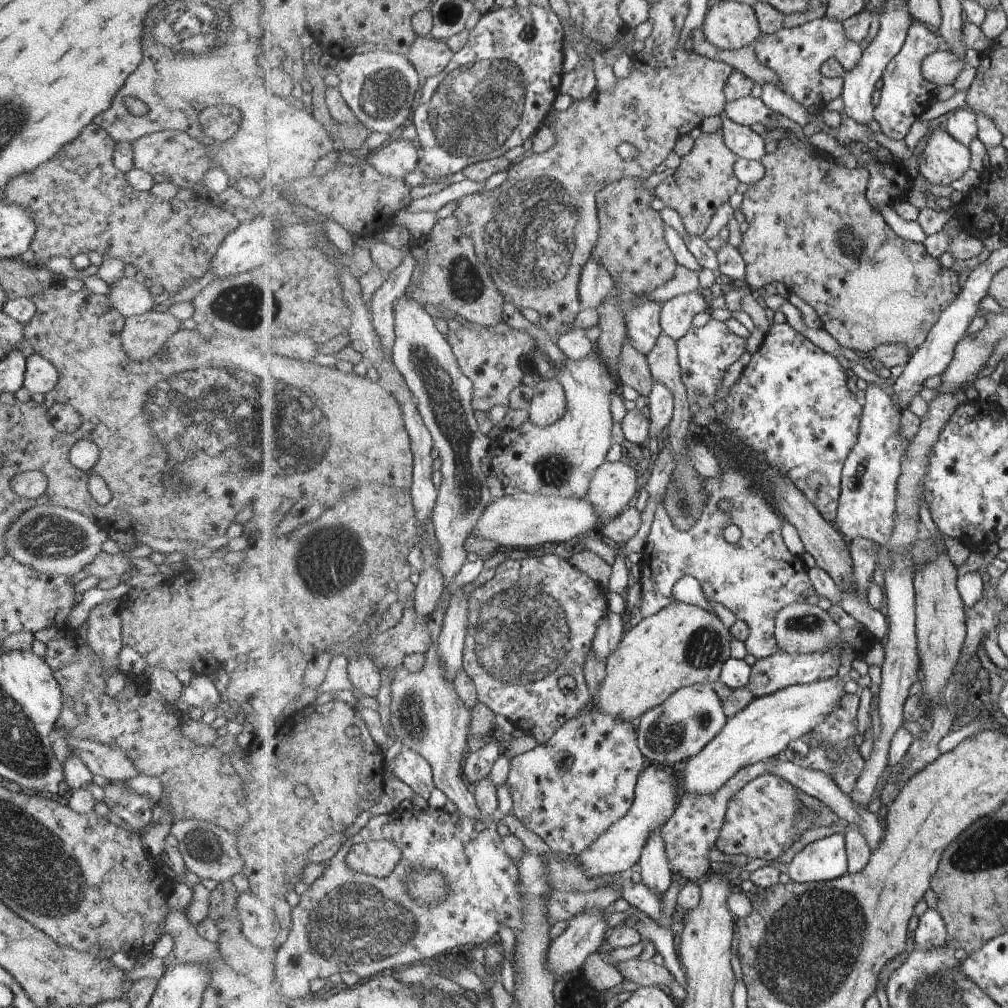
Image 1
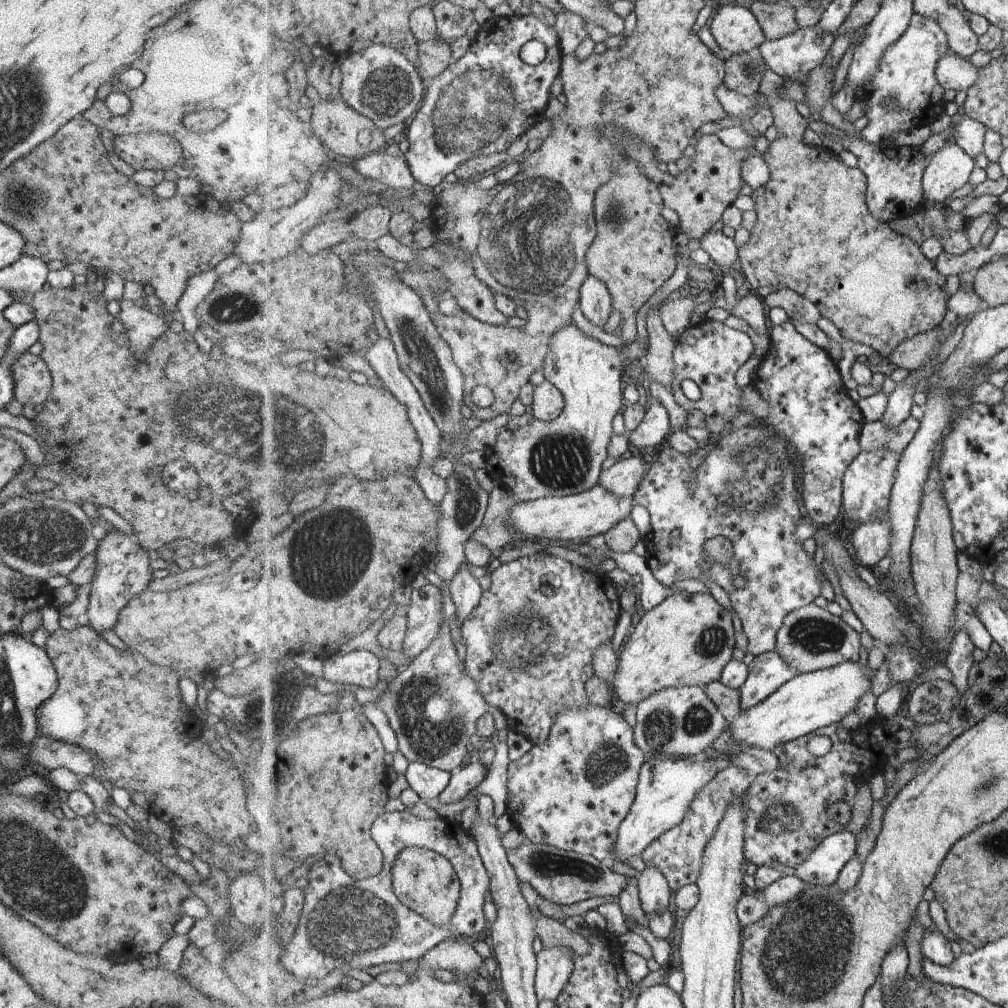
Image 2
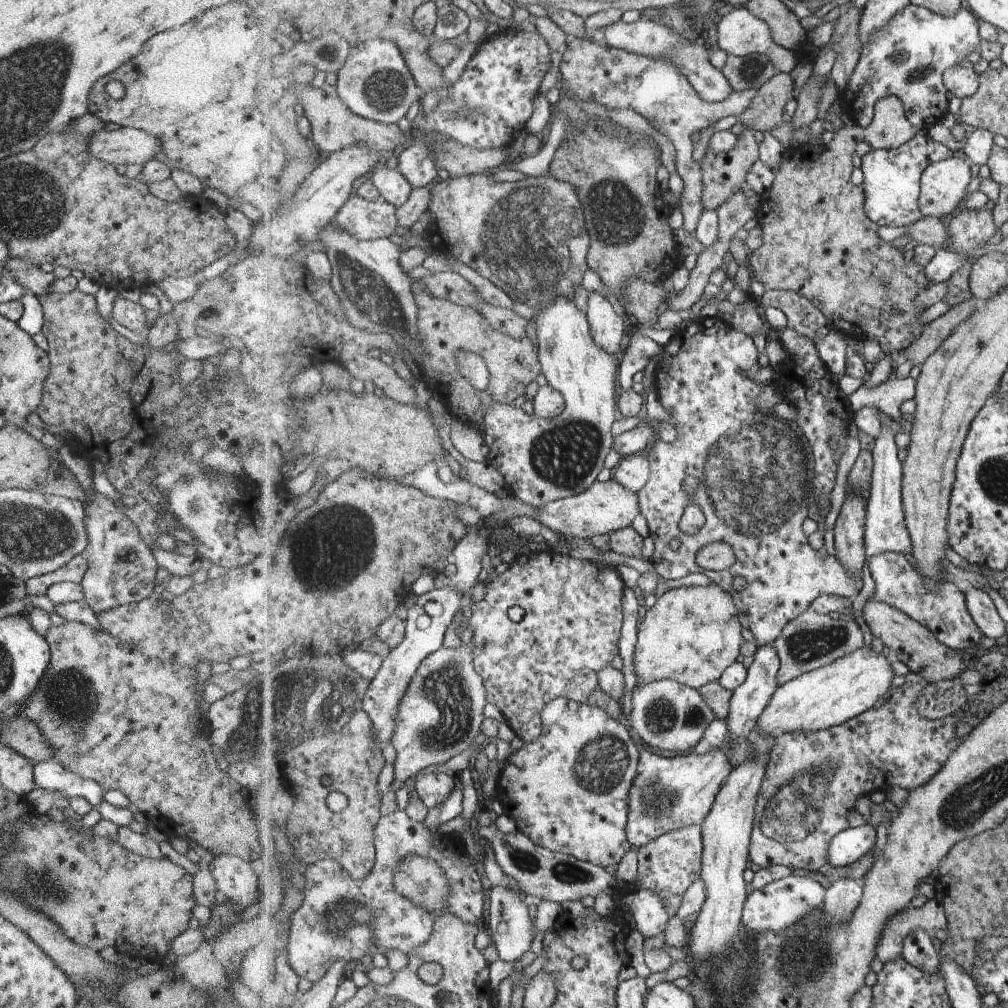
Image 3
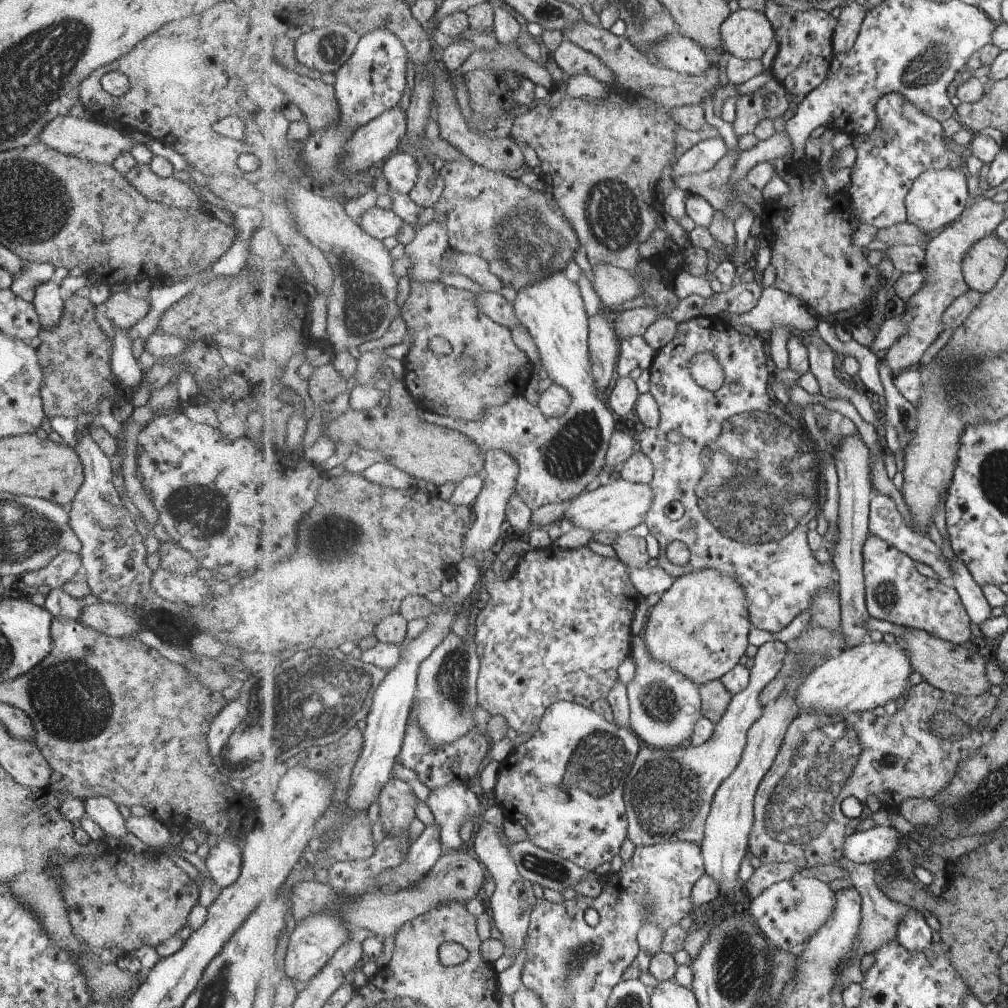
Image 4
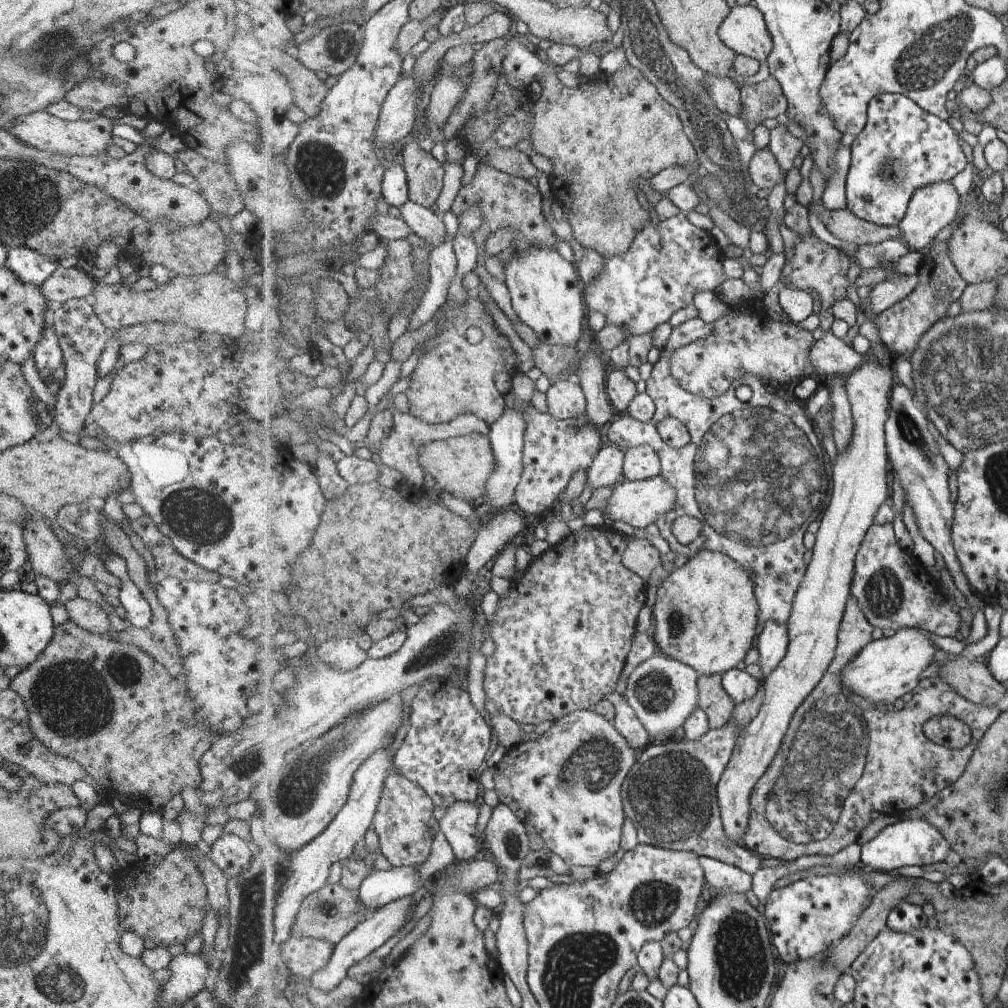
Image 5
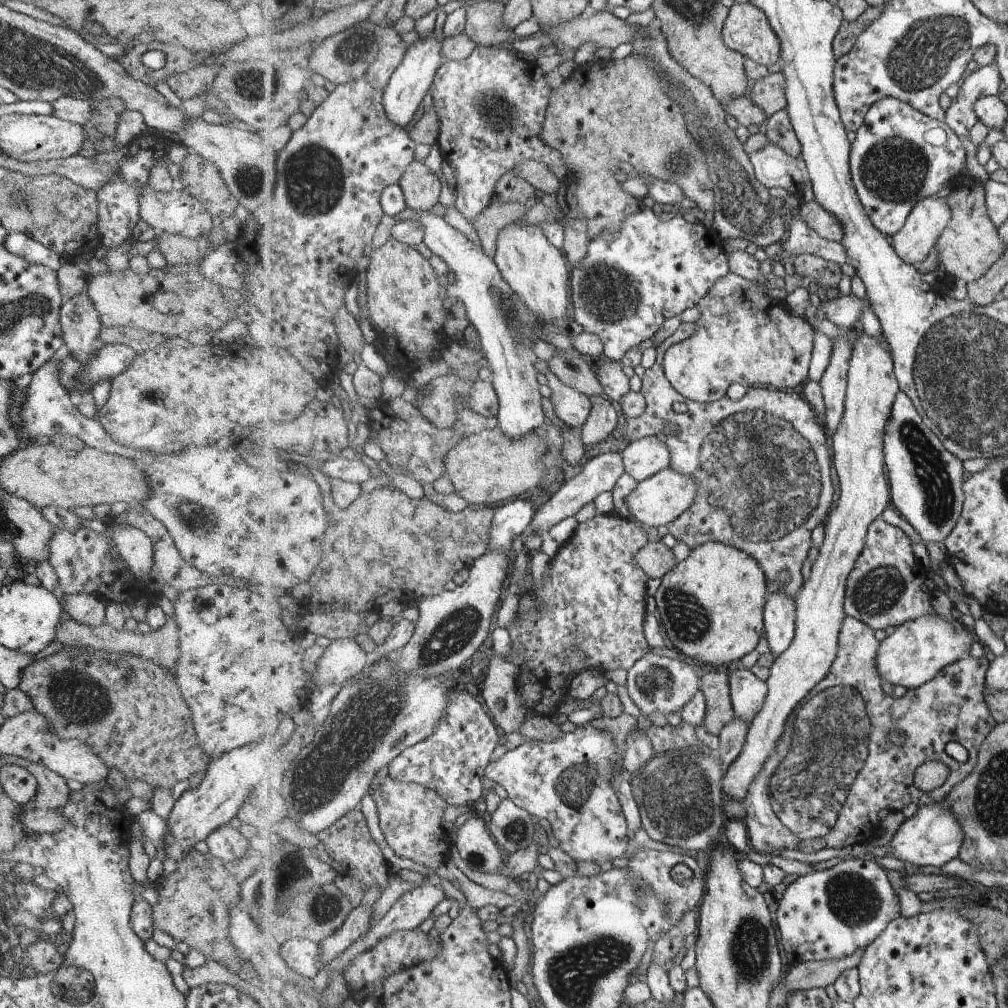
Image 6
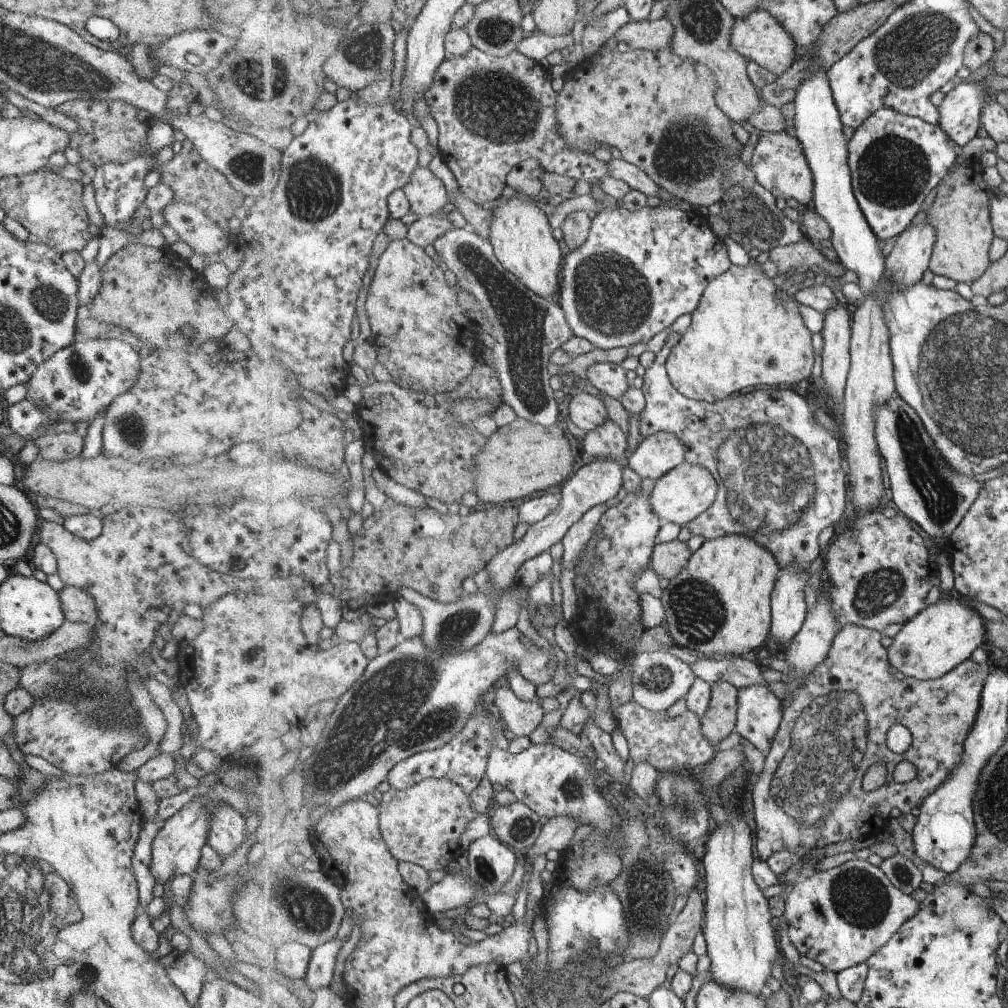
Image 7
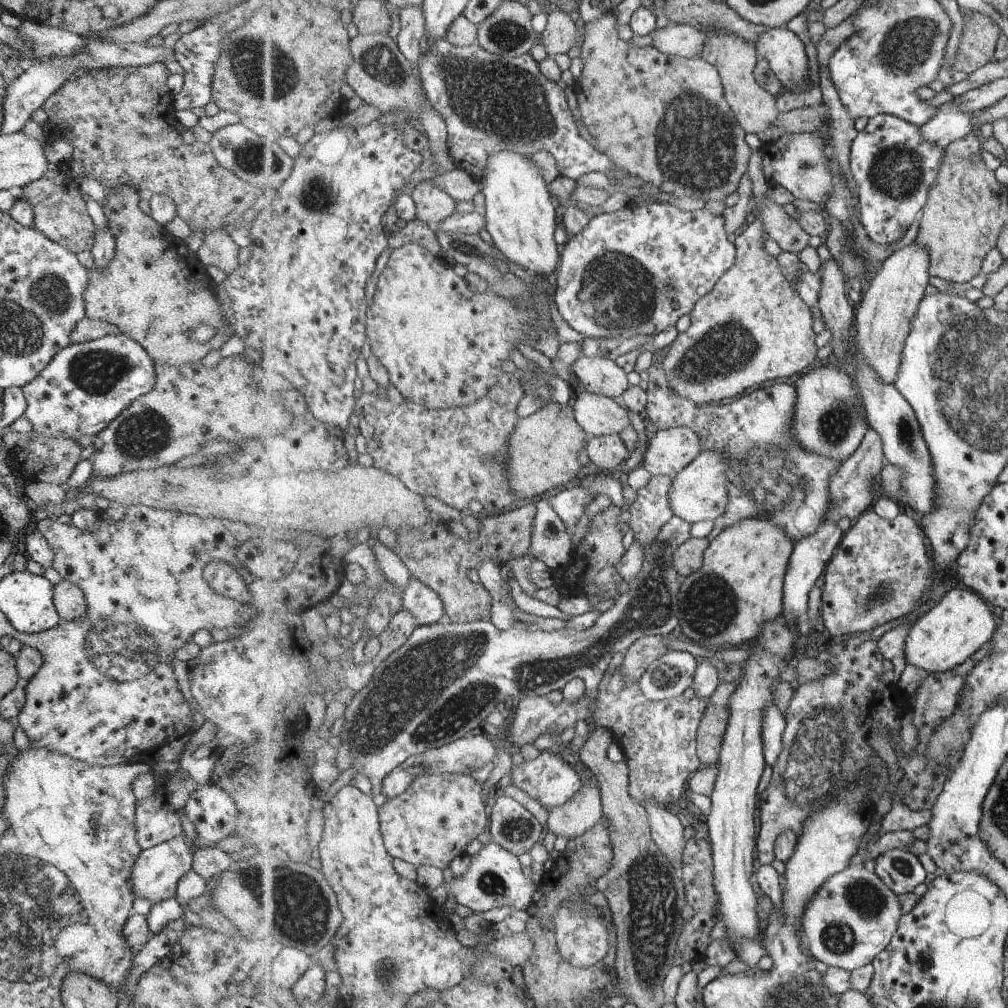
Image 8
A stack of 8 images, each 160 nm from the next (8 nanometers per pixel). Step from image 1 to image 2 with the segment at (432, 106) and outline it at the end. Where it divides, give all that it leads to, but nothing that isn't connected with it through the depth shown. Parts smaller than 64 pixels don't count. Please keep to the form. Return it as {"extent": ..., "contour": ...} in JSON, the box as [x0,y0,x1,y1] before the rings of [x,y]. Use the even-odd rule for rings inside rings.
{"extent":[404,15,562,190],"contour":[[[533,15],[524,17],[493,18],[481,26],[481,29],[471,41],[467,54],[458,61],[449,64],[445,72],[427,80],[423,97],[423,108],[419,108],[411,125],[404,144],[405,159],[411,172],[417,180],[418,186],[439,190],[444,186],[445,176],[454,172],[457,167],[474,157],[494,155],[500,153],[515,140],[519,140],[529,128],[543,122],[543,112],[547,110],[551,95],[551,86],[561,76],[562,46],[556,27],[543,24]],[[529,40],[543,40],[547,46],[547,58],[537,66],[531,66],[521,60],[521,48]]]}

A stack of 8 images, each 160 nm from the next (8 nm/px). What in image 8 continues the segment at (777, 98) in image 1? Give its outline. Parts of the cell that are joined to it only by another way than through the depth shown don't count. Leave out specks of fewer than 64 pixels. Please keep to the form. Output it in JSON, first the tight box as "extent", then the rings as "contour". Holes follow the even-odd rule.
{"extent":[851,114,947,245],"contour":[[[879,114],[868,120],[867,125],[855,138],[851,150],[852,178],[857,182],[859,192],[859,220],[869,237],[878,244],[889,245],[902,240],[917,220],[917,214],[924,211],[928,200],[933,197],[931,188],[935,186],[942,170],[947,150],[939,144],[931,144],[923,138],[922,128],[907,122],[899,116]]]}

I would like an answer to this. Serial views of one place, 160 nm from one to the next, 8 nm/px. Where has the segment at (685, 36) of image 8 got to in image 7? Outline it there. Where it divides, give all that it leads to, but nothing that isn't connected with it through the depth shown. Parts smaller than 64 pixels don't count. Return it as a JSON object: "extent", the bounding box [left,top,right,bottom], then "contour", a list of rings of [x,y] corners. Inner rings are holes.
{"extent":[616,17,676,51],"contour":[[[669,17],[645,22],[628,22],[617,34],[616,41],[623,41],[631,50],[649,48],[651,51],[671,49],[676,26]]]}

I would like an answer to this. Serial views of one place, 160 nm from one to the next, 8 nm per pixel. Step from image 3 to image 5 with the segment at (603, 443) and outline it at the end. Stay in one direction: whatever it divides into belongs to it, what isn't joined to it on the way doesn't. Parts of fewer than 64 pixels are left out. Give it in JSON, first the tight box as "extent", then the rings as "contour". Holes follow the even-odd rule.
{"extent":[504,245,601,514],"contour":[[[536,245],[530,251],[517,255],[509,264],[504,262],[505,284],[511,296],[514,312],[522,322],[537,334],[539,340],[550,345],[575,345],[583,332],[583,320],[587,316],[584,286],[578,267],[565,260],[553,246]],[[511,392],[505,395],[507,407],[519,407],[528,416],[524,440],[524,473],[516,488],[515,503],[523,514],[541,514],[547,508],[556,509],[571,476],[590,464],[601,450],[601,434],[587,414],[566,421],[556,419],[551,413],[541,413],[531,404],[517,403]]]}

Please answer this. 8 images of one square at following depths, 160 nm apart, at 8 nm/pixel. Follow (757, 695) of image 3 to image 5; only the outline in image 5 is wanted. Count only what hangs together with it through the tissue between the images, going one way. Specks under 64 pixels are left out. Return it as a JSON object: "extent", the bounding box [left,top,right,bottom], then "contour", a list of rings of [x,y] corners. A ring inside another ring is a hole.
{"extent":[623,621,790,875],"contour":[[[771,621],[762,628],[758,637],[761,666],[761,682],[769,676],[775,667],[785,658],[790,646],[790,629],[787,623]],[[727,724],[696,741],[658,741],[649,744],[637,759],[623,785],[627,816],[638,828],[641,843],[687,850],[738,866],[754,875],[763,868],[763,857],[749,852],[726,834],[719,802],[719,783],[731,762],[738,729]]]}

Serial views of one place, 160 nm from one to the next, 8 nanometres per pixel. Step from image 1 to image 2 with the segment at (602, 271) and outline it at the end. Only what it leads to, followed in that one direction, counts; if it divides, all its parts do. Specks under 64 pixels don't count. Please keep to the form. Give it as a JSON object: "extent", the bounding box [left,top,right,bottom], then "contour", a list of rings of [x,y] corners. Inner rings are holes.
{"extent":[580,275,613,330],"contour":[[[590,275],[580,291],[580,310],[585,318],[602,330],[607,326],[613,308],[612,296],[607,285]]]}

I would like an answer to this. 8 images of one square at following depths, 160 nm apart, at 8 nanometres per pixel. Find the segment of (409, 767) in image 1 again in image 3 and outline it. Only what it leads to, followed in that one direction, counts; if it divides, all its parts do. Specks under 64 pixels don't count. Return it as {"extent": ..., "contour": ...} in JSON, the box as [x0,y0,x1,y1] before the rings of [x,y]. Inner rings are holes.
{"extent":[415,773,456,808],"contour":[[[429,773],[415,778],[415,791],[427,808],[445,804],[449,795],[456,789],[456,777],[441,773]]]}

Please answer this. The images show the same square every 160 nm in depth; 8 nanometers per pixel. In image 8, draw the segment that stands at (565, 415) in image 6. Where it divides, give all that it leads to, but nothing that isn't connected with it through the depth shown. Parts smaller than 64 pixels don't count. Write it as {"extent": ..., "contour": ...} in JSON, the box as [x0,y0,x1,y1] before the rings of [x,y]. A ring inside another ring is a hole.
{"extent":[575,390,631,437],"contour":[[[578,390],[575,395],[575,420],[590,437],[619,434],[631,427],[629,410],[617,400]]]}

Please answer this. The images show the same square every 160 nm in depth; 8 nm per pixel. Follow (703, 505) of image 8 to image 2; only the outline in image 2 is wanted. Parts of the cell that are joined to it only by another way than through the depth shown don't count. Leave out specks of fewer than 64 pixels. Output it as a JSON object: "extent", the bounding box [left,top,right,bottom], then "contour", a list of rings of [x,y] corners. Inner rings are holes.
{"extent":[512,485,635,541],"contour":[[[601,485],[591,490],[566,497],[541,497],[534,501],[519,501],[512,508],[512,522],[518,536],[530,541],[536,538],[553,540],[587,540],[597,534],[605,535],[616,524],[628,519],[635,508],[634,497],[620,497],[609,492]]]}

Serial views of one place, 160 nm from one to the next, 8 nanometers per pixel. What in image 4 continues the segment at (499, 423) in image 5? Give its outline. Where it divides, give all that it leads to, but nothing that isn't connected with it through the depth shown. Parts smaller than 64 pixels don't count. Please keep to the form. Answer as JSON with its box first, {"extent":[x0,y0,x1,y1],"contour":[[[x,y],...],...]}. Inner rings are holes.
{"extent":[464,448,520,558],"contour":[[[490,448],[485,453],[486,471],[485,484],[482,491],[479,493],[475,504],[473,504],[474,525],[467,533],[467,540],[464,542],[464,558],[475,556],[477,552],[489,550],[497,544],[499,536],[501,536],[501,528],[507,520],[505,510],[507,504],[511,500],[511,496],[517,494],[516,484],[520,473],[518,460],[506,450],[498,448]]]}

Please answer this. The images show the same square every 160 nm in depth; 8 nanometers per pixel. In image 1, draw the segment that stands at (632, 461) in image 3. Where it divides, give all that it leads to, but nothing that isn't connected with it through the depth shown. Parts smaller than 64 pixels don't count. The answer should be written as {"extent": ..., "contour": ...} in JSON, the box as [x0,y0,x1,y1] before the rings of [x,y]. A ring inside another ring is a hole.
{"extent":[587,461,639,523],"contour":[[[615,461],[606,462],[593,477],[587,498],[595,505],[601,523],[614,519],[625,506],[631,504],[639,487],[635,465]]]}

